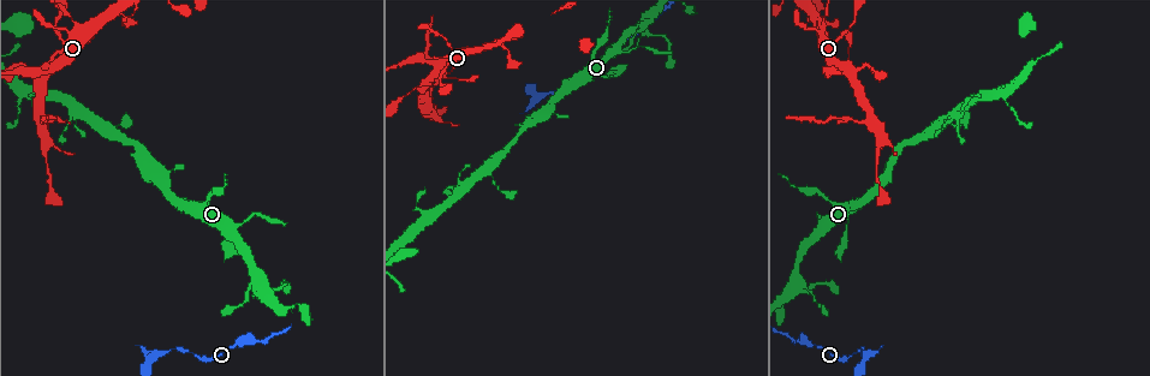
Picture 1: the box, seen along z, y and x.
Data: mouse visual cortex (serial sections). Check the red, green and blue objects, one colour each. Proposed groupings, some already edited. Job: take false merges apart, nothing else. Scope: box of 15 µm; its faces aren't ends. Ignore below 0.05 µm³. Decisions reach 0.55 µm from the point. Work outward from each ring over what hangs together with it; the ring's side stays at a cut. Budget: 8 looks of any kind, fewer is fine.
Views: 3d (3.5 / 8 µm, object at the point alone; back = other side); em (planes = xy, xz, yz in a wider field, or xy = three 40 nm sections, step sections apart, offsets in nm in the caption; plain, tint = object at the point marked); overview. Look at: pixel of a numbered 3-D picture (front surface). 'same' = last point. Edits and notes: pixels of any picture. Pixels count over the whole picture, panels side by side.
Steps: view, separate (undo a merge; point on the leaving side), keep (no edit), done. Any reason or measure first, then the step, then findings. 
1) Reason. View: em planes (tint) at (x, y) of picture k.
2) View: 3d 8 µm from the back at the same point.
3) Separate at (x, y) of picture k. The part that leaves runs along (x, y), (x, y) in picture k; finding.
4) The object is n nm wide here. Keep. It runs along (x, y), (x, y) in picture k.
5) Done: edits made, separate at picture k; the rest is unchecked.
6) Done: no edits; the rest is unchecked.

Calibre changes. View: 3d 3.5 µm at (845, 234) of picture 1.

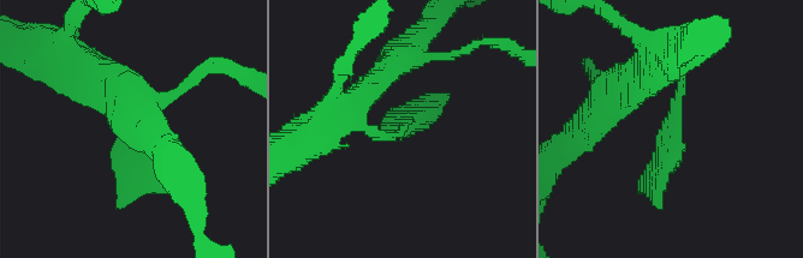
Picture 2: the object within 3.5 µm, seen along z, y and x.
View: em xy step 3 (tint) at (396, 132) of picture 2.

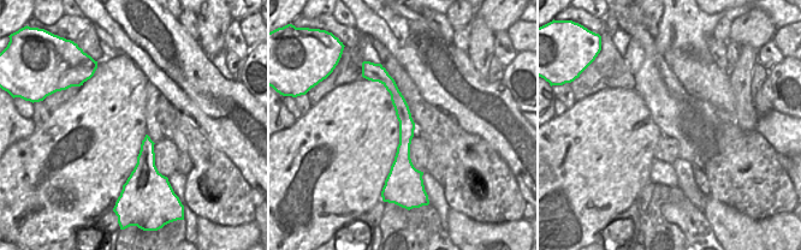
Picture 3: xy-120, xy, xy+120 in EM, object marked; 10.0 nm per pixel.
Keep. It runs along (384, 77), (404, 117), (396, 177) in picture 3; all the same cell.

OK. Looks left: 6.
Thin neck. View: 3d 3.5 µm at (855, 352) of picture 1.

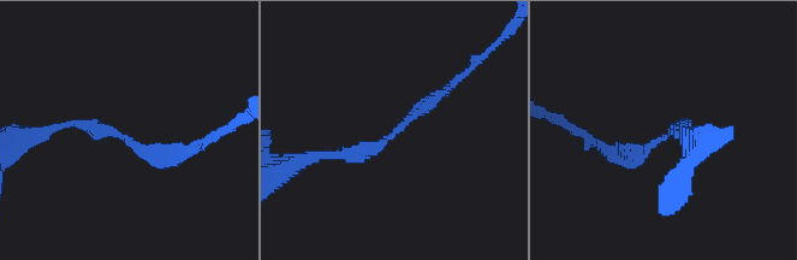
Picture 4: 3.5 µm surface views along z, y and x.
The arms are 150, 200 nm wide. View: em xy step 3 (tint) at (669, 132) of picture 4.

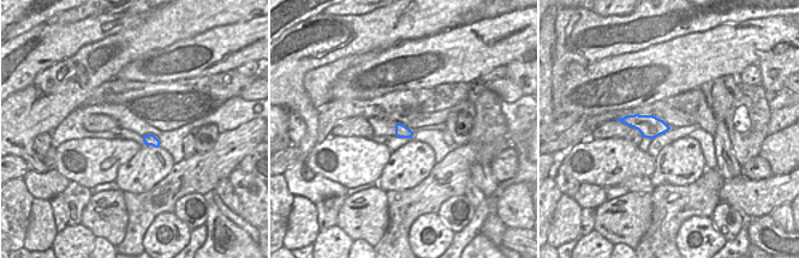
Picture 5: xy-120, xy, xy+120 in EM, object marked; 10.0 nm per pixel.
Keep. Continuous, no second cell.

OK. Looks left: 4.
A fork. View: 3d 3.5 µm at (486, 168) of picture 1.

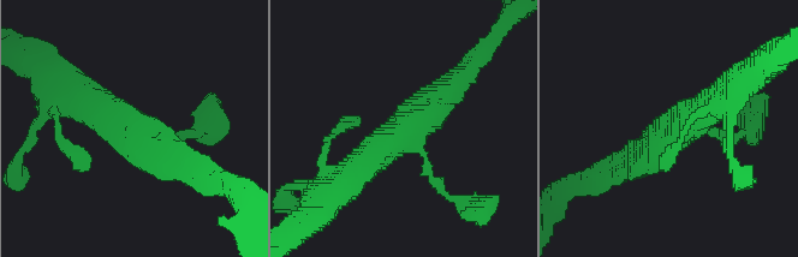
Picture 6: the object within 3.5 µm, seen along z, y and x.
3 arms meet here; the arms are 150, 400, 450 nm wide; need the tissue. View: em xy step 5 (tint) at (135, 127) of picture 6.

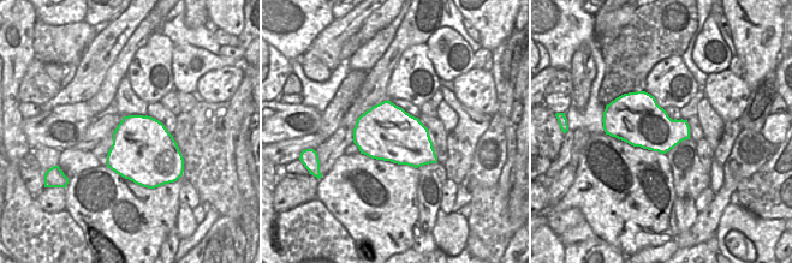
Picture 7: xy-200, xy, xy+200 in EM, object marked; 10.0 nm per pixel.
Keep. It runs along (454, 85), (347, 180) in picture 6; one cell here.

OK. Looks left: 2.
Done: no edits; the rest is unchecked.

